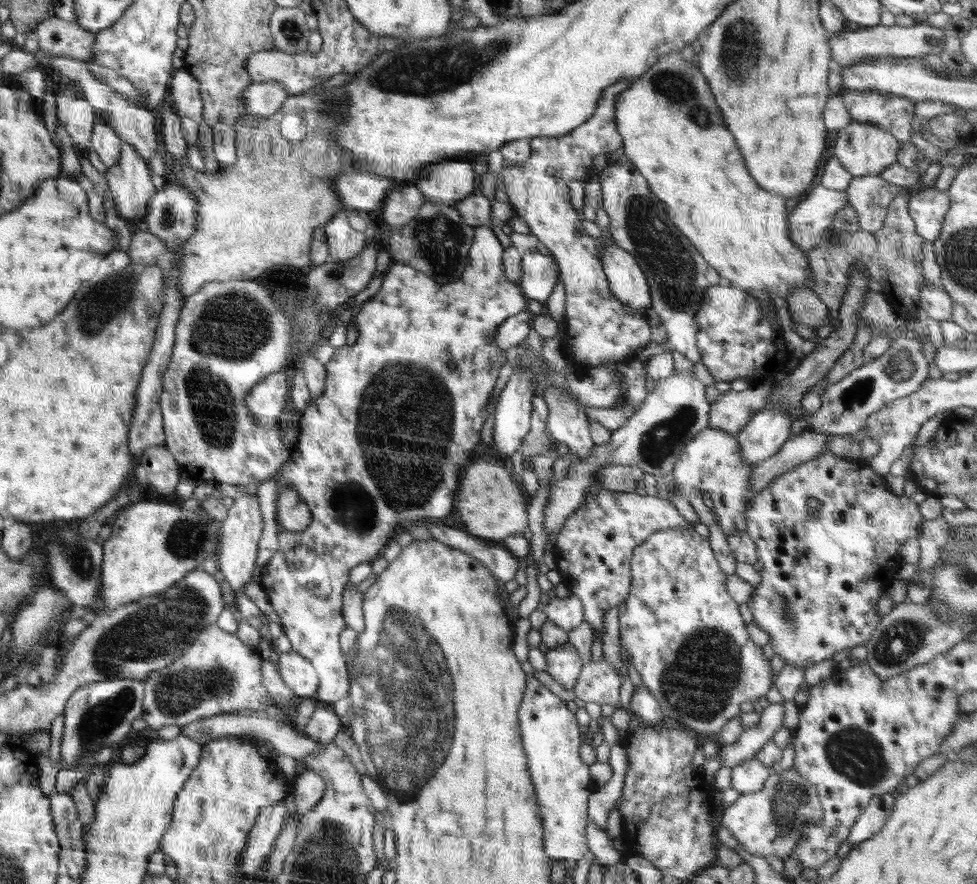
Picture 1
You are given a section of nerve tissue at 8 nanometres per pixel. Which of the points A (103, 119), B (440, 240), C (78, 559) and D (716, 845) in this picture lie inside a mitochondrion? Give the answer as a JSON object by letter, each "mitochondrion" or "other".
{"A":"other","B":"mitochondrion","C":"mitochondrion","D":"other"}

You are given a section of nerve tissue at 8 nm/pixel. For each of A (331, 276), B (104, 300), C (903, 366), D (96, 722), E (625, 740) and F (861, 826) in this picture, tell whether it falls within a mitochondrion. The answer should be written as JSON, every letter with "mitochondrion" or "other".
{"A":"mitochondrion","B":"mitochondrion","C":"mitochondrion","D":"mitochondrion","E":"other","F":"other"}

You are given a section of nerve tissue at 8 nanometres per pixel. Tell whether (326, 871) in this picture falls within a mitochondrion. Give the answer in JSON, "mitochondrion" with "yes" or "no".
{"mitochondrion":"yes"}

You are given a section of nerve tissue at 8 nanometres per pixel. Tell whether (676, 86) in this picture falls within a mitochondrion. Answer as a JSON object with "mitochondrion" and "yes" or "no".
{"mitochondrion":"yes"}

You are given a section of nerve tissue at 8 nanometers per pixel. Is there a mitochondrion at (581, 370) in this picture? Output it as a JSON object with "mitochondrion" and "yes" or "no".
{"mitochondrion":"no"}

